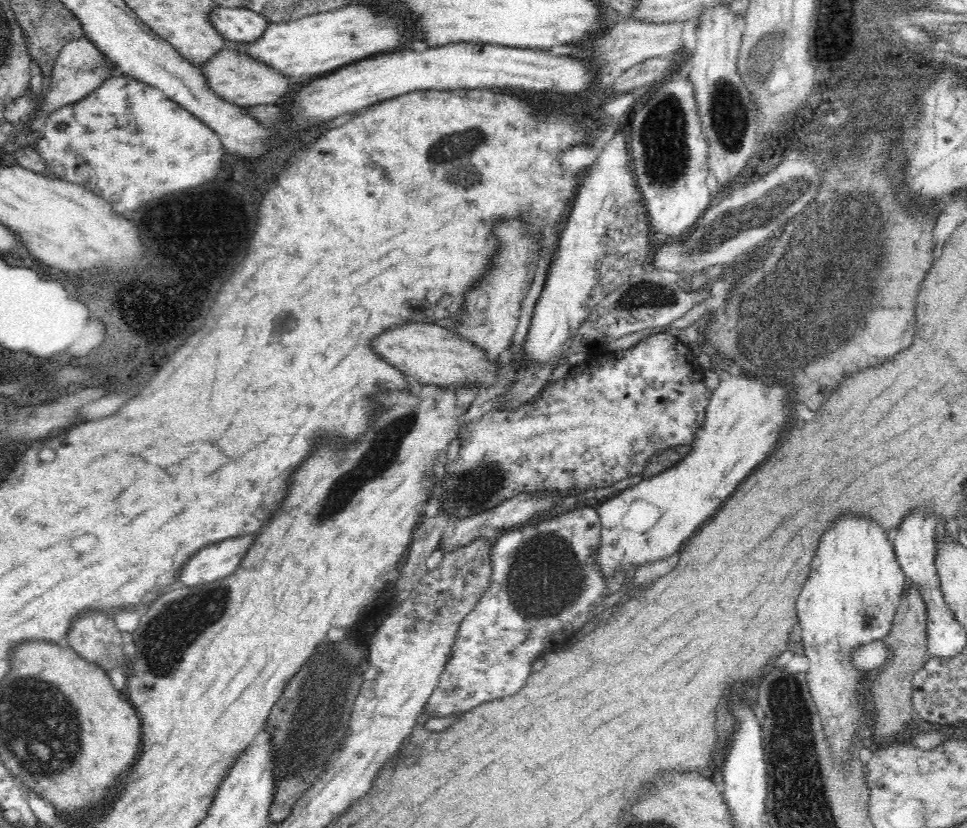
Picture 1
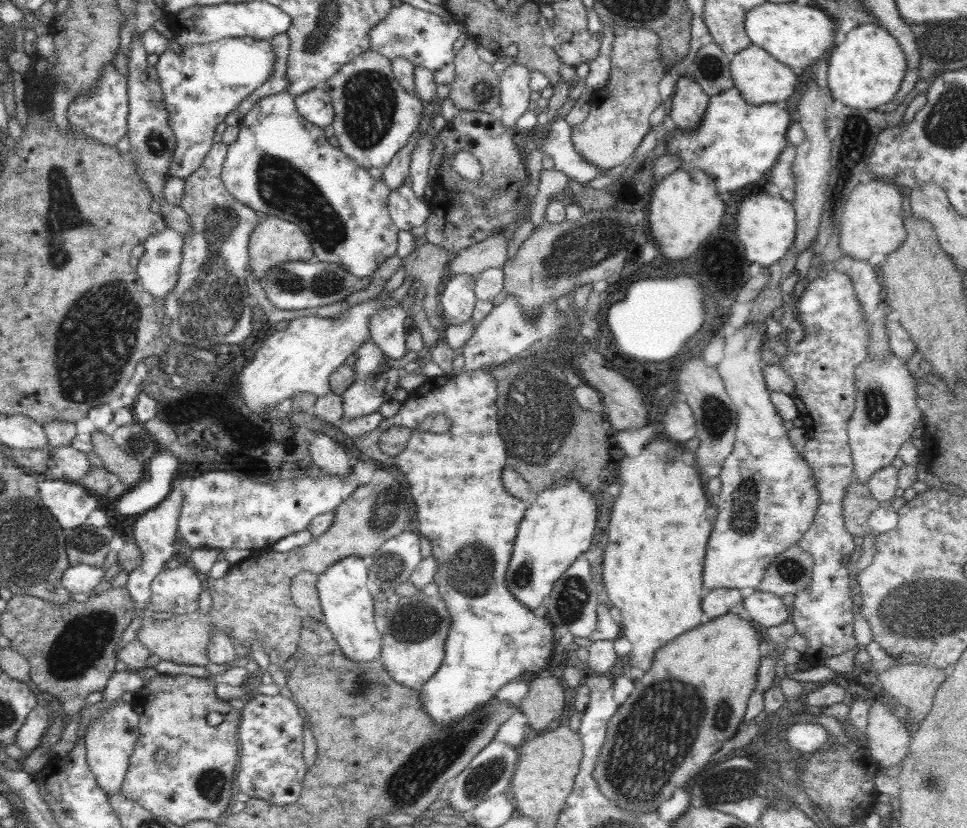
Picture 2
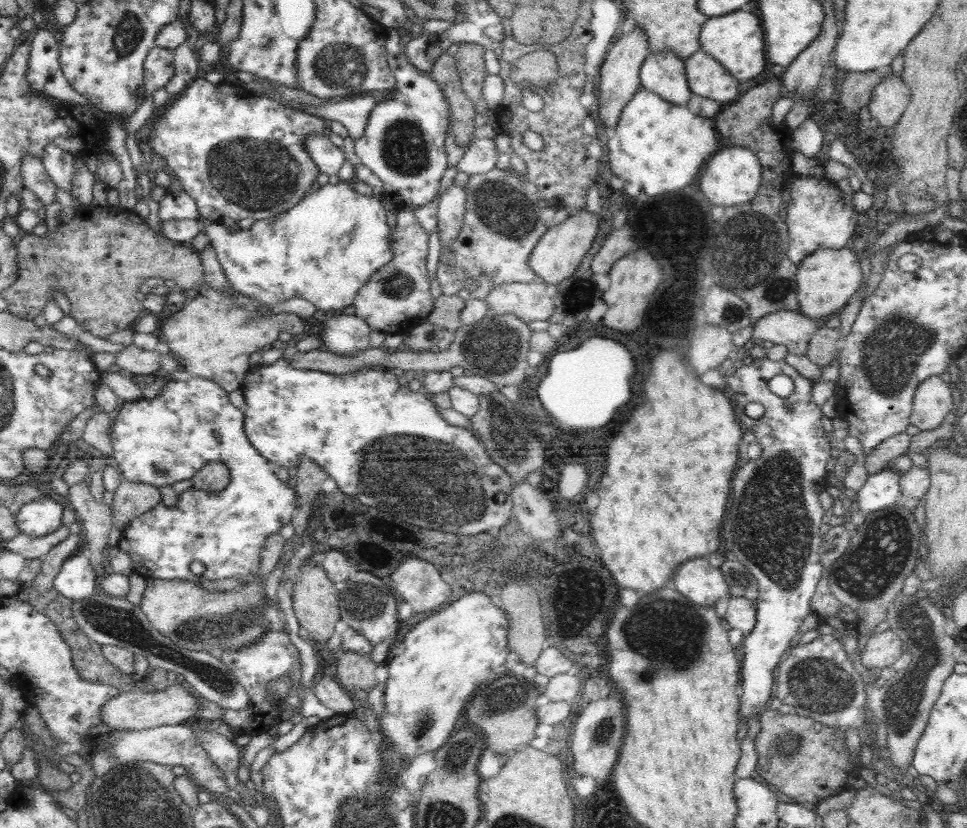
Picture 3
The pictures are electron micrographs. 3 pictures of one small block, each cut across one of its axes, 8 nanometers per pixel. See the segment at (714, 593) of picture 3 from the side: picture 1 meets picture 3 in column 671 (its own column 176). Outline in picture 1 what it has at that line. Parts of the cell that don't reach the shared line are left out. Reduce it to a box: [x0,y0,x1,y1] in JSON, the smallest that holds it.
[175,534,256,586]

